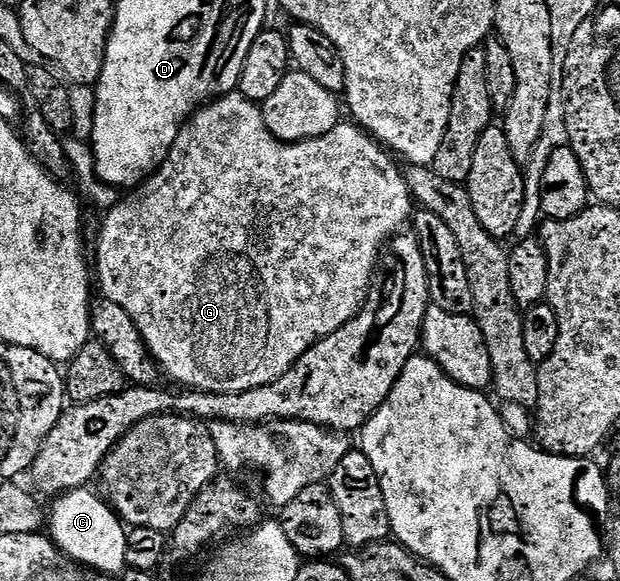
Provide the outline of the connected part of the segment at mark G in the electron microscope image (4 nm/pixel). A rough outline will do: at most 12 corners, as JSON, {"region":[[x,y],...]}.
{"region":[[221,95],[102,217],[158,370],[236,395],[359,312],[413,196]]}

